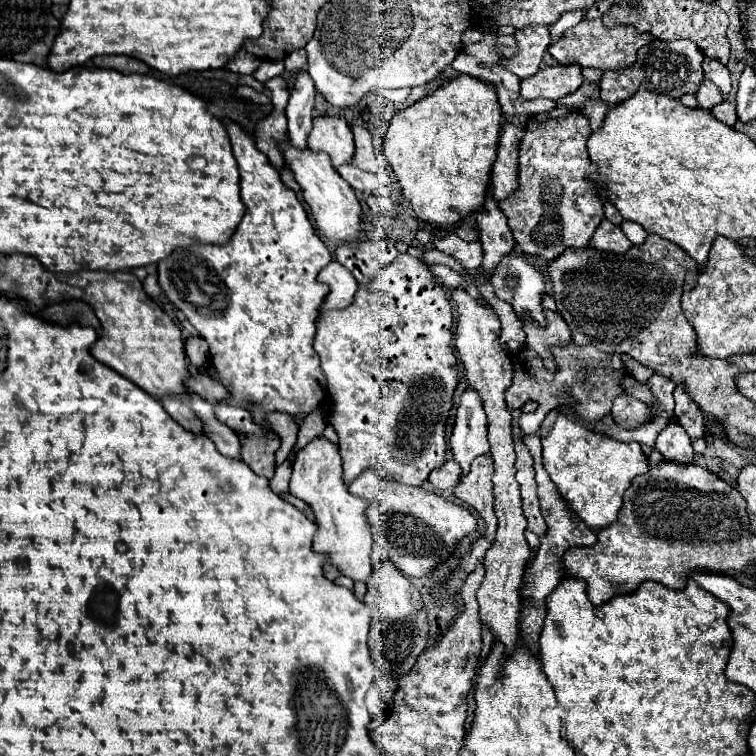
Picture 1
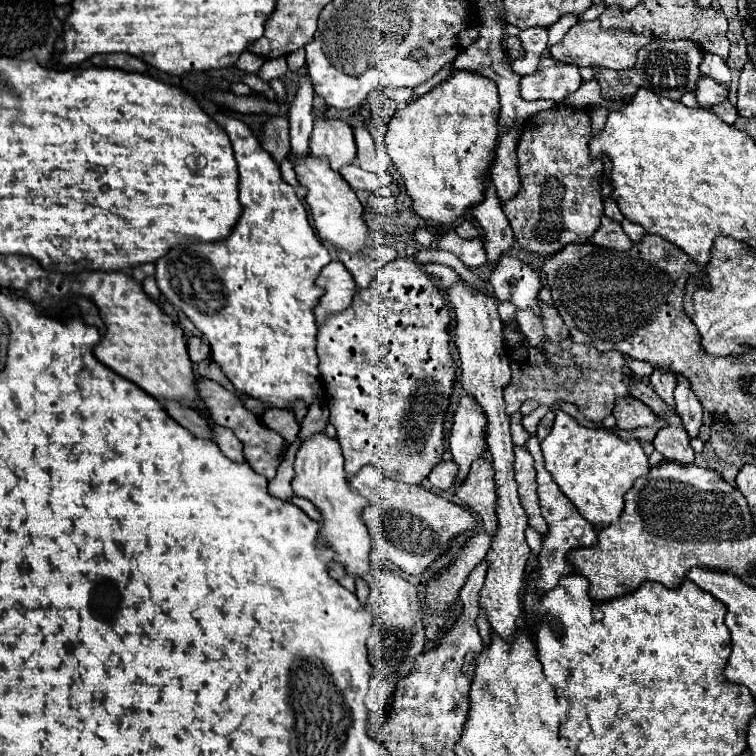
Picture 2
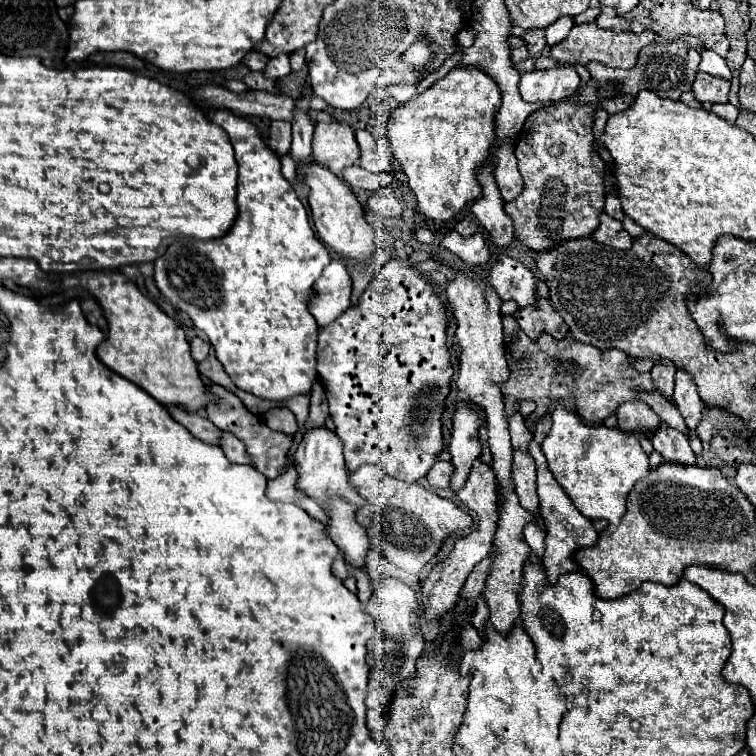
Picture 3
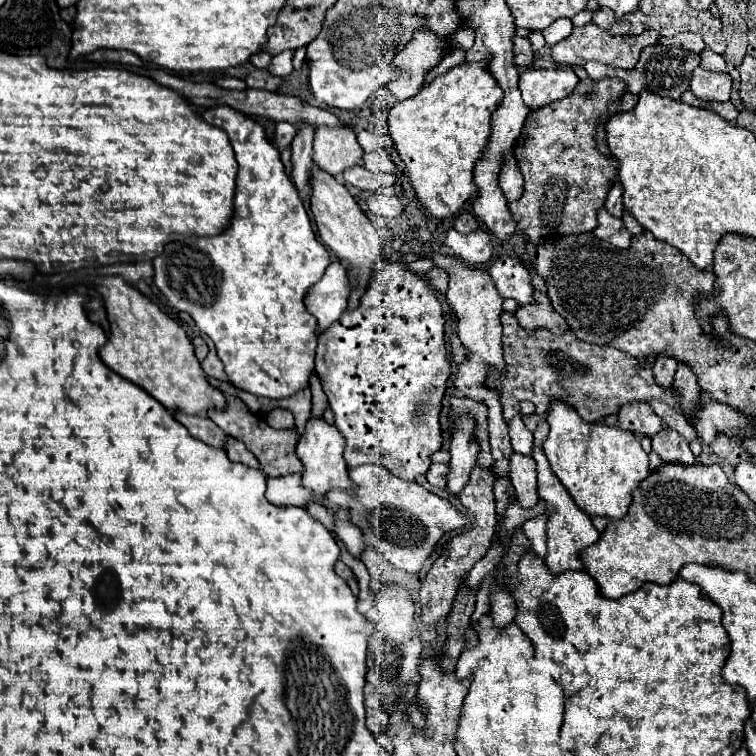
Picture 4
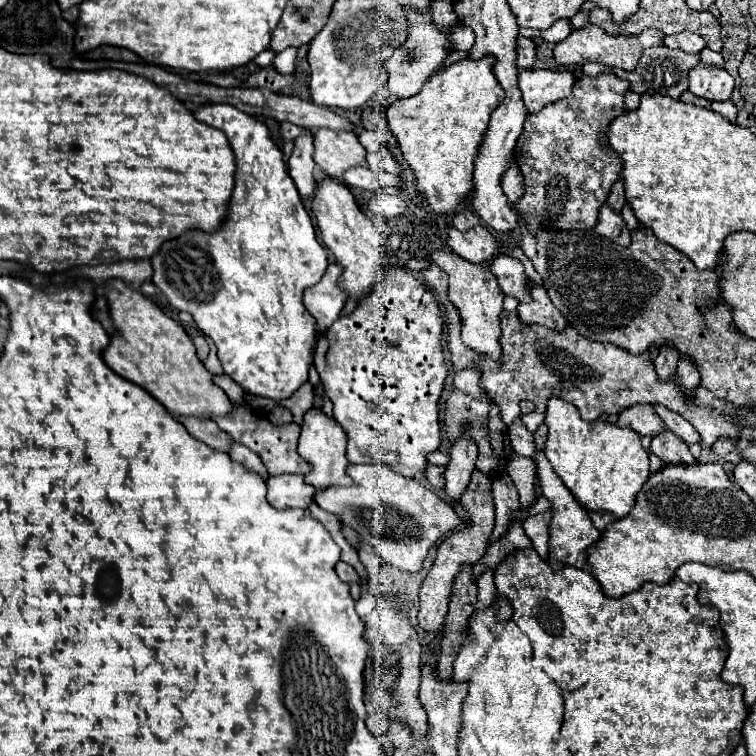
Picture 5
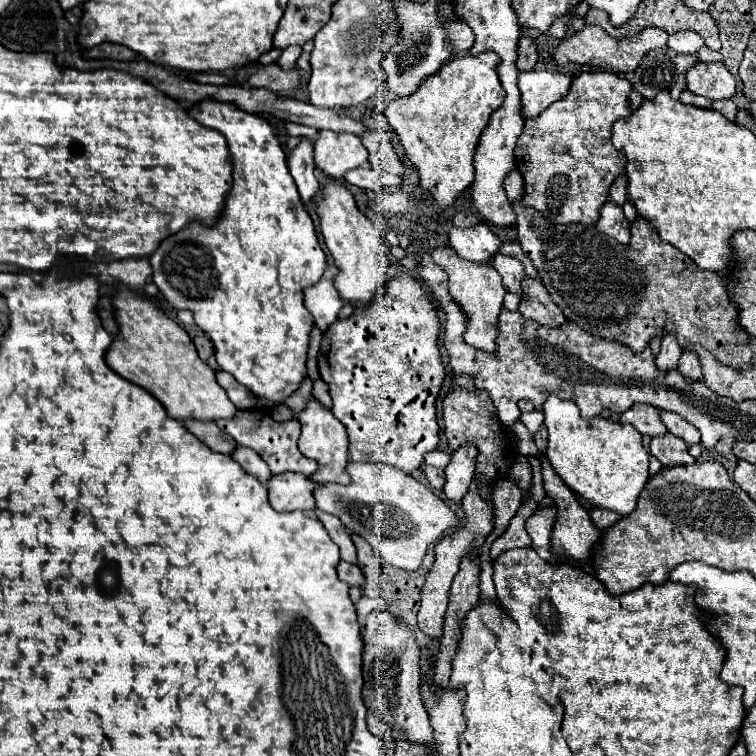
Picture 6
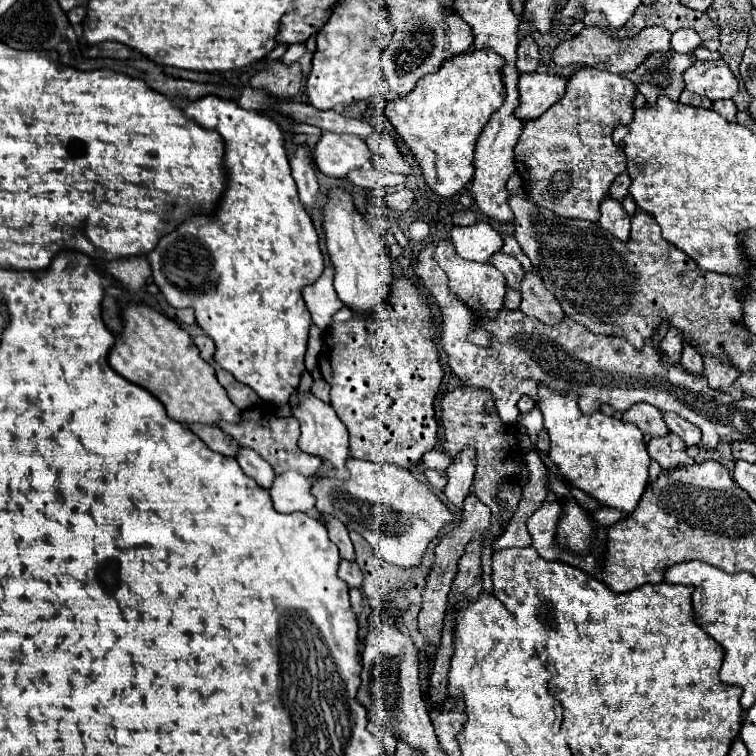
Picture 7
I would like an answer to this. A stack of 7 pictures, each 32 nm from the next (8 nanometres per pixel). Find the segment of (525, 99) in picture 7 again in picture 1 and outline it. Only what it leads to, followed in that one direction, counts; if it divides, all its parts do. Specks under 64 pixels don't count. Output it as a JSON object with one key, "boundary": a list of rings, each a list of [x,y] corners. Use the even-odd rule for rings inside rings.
{"boundary":[[[556,64],[544,70],[538,70],[534,76],[522,80],[522,96],[528,100],[550,98],[558,100],[582,86],[582,68],[578,64]]]}

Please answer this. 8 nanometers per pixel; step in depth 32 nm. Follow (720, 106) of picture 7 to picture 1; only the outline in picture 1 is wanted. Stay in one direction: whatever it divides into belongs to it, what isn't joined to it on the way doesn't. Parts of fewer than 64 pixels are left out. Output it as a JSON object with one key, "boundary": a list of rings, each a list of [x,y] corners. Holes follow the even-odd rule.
{"boundary":[[[730,102],[718,104],[716,108],[712,108],[712,114],[714,114],[720,122],[724,122],[724,124],[728,124],[728,126],[734,126],[734,122],[738,120],[738,116],[736,116],[736,106],[730,104]]]}

